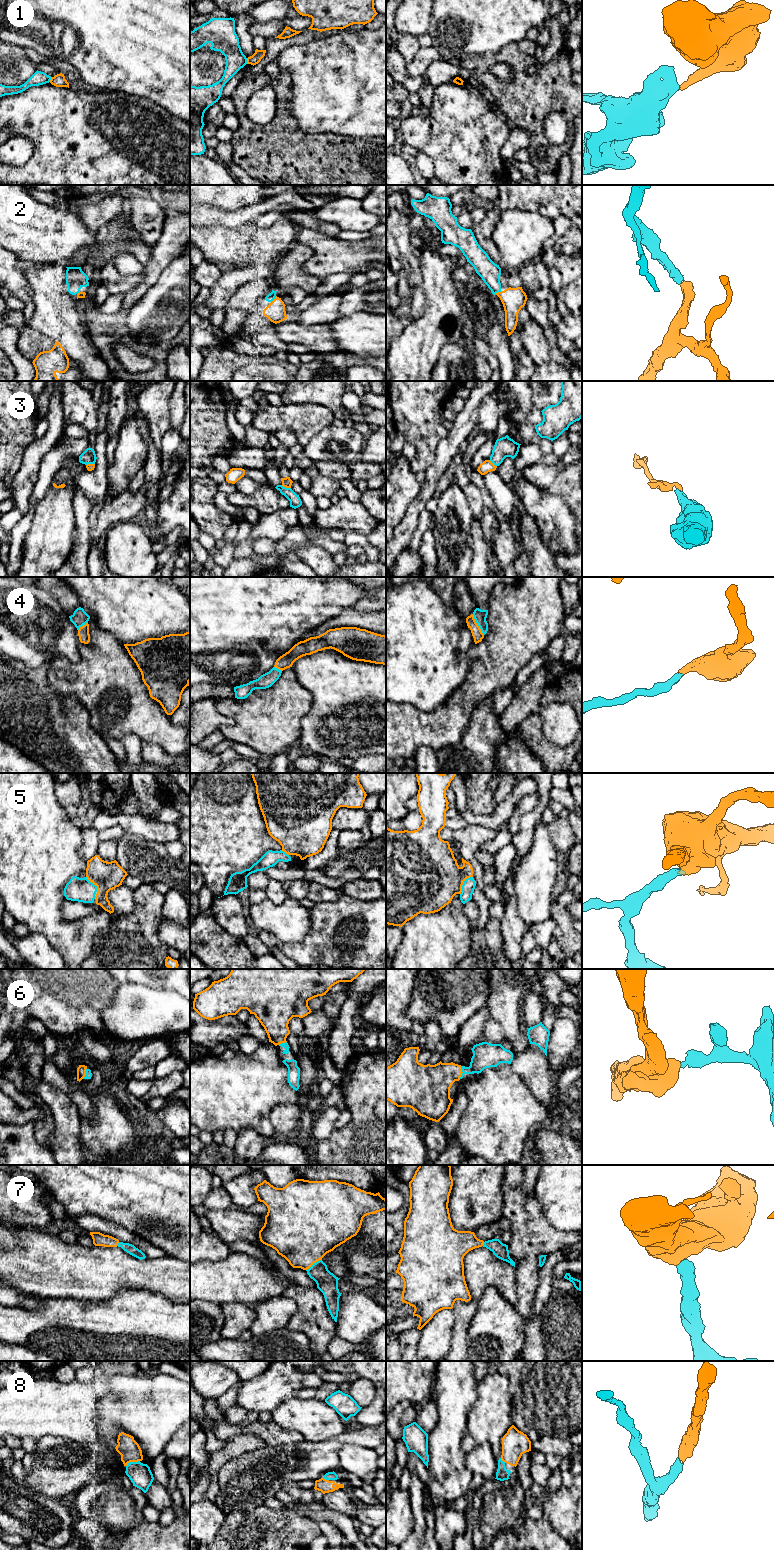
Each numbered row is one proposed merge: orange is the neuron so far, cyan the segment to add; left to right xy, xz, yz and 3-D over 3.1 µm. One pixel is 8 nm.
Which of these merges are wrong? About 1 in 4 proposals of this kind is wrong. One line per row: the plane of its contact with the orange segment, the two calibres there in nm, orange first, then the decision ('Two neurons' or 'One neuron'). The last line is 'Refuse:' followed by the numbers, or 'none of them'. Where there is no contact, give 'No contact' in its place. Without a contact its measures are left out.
1: Touches orange in xz. Thickness 80 nm (orange) against 200 nm. Two neurons
2: Touches orange in yz. Thickness 190 nm (orange) against 160 nm. One neuron
3: Touches orange in xz. Thickness 80 nm (orange) against 90 nm. Two neurons
4: Touches orange in yz. Thickness 90 nm (orange) against 100 nm. One neuron
5: Touches orange in yz. Thickness 460 nm (orange) against 100 nm. One neuron
6: Touches orange in yz. Thickness 280 nm (orange) against 200 nm. One neuron
7: Touches orange in xz. Thickness 480 nm (orange) against 170 nm. One neuron
8: Touches orange in xy. Thickness 170 nm (orange) against 180 nm. One neuron
Refuse: 1, 3

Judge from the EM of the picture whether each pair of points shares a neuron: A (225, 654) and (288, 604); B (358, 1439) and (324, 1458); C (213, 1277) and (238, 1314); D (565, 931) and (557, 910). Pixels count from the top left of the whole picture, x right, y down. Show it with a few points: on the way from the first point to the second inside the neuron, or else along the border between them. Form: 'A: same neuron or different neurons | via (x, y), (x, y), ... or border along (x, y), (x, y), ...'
A: same neuron | via (241, 638), (272, 607)
B: same neuron | via (349, 1439), (341, 1440), (332, 1449)
C: different neurons | border along (245, 1304), (230, 1302), (221, 1305)
D: same neuron | via (564, 926), (562, 915)

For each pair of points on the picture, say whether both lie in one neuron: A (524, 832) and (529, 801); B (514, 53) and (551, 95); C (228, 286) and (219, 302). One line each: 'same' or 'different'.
A: different
B: same
C: same

